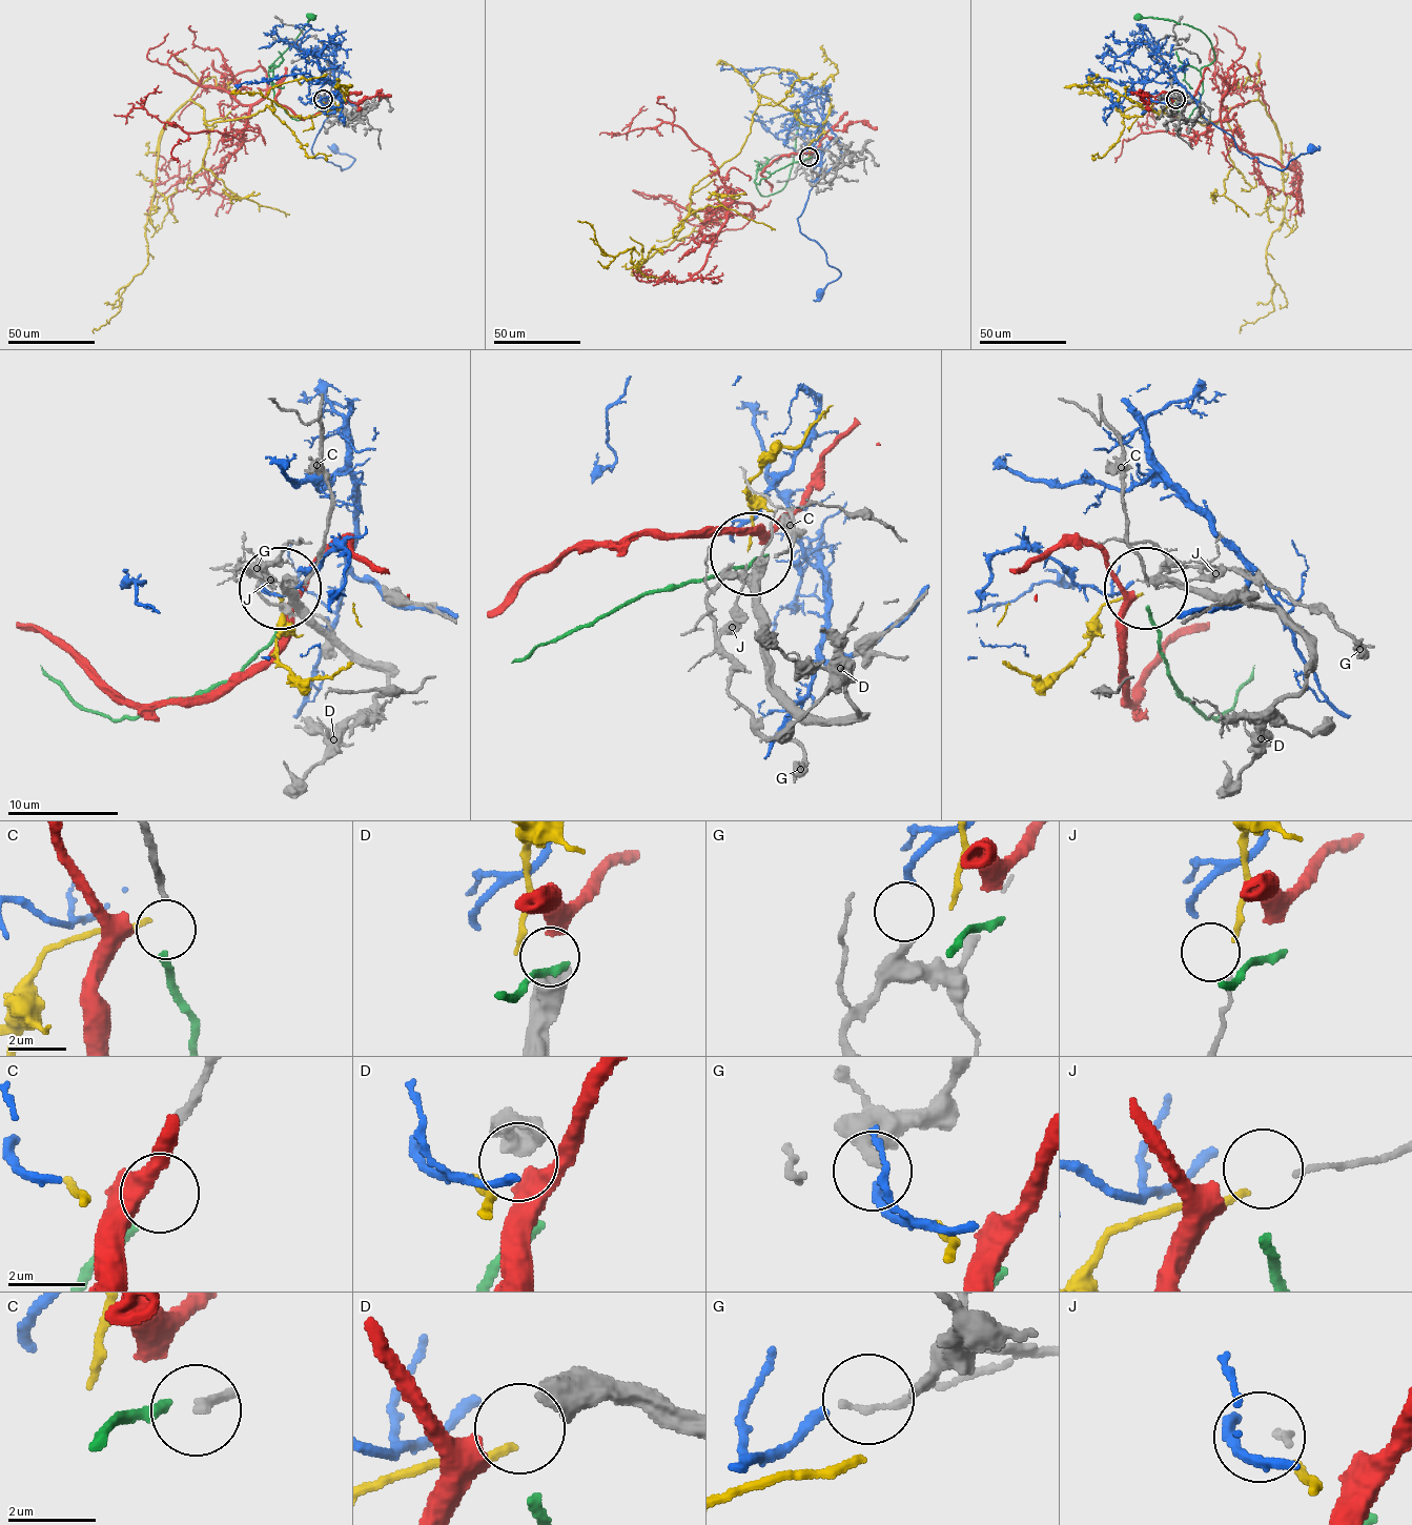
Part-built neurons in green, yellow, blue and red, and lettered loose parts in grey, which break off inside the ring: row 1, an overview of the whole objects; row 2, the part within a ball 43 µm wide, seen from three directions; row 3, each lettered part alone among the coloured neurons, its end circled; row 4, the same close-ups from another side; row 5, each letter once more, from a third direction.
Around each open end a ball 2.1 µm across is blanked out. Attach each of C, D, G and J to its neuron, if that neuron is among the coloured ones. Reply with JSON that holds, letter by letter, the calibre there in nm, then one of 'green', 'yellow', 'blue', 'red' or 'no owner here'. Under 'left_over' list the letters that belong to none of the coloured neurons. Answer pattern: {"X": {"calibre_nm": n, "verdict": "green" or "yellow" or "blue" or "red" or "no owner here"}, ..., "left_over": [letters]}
{"C": {"calibre_nm": 220, "verdict": "green"}, "D": {"calibre_nm": 550, "verdict": "red"}, "G": {"calibre_nm": 240, "verdict": "blue"}, "J": {"calibre_nm": 140, "verdict": "yellow"}, "left_over": []}

